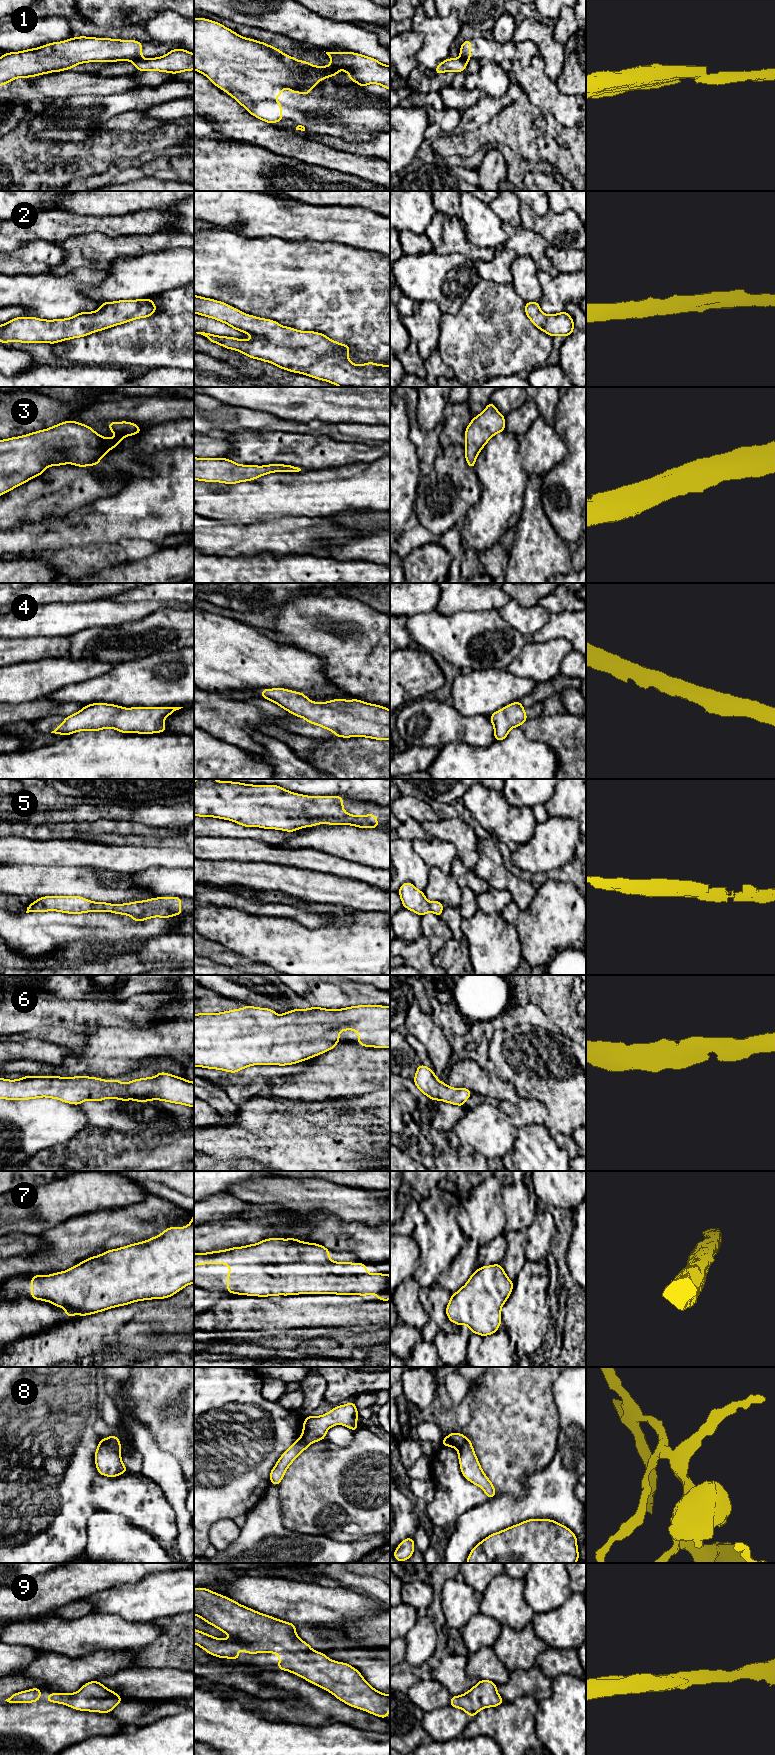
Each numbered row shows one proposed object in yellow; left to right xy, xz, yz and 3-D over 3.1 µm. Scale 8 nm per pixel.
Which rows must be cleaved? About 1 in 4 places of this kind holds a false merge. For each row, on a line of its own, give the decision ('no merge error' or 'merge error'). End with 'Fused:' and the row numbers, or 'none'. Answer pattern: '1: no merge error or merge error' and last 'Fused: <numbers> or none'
1: merge error
2: no merge error
3: no merge error
4: no merge error
5: no merge error
6: no merge error
7: no merge error
8: merge error
9: no merge error
Fused: 1, 8

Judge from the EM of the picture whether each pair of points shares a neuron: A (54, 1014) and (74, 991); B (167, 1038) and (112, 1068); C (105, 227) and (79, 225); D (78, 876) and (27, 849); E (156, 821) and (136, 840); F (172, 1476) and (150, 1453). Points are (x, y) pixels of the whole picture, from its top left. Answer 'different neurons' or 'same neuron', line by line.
A: different neurons
B: same neuron
C: same neuron
D: different neurons
E: different neurons
F: same neuron

